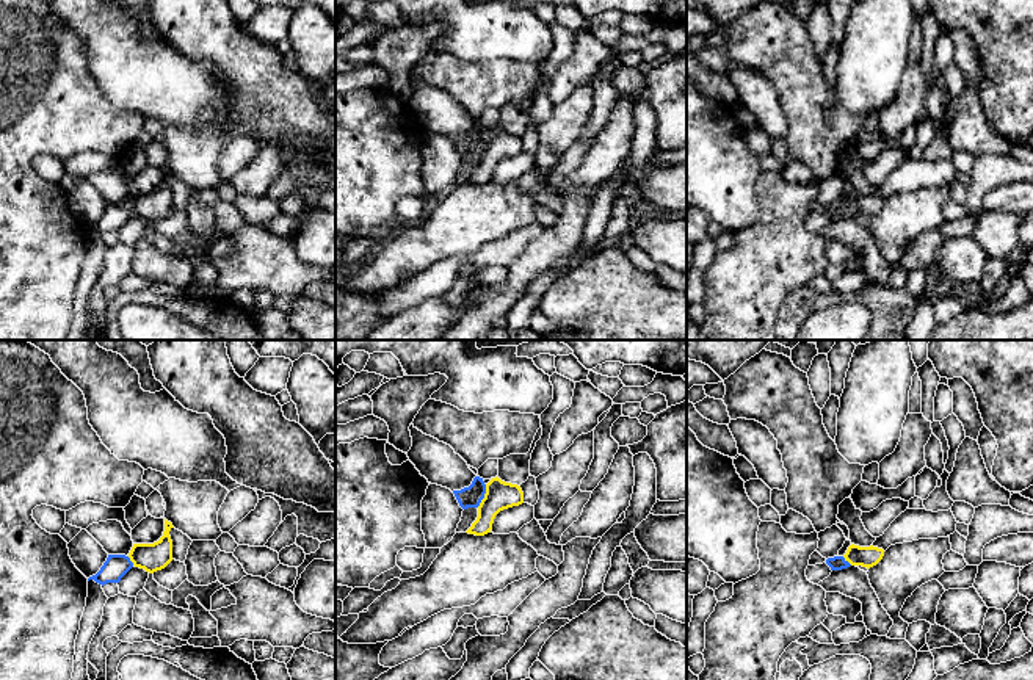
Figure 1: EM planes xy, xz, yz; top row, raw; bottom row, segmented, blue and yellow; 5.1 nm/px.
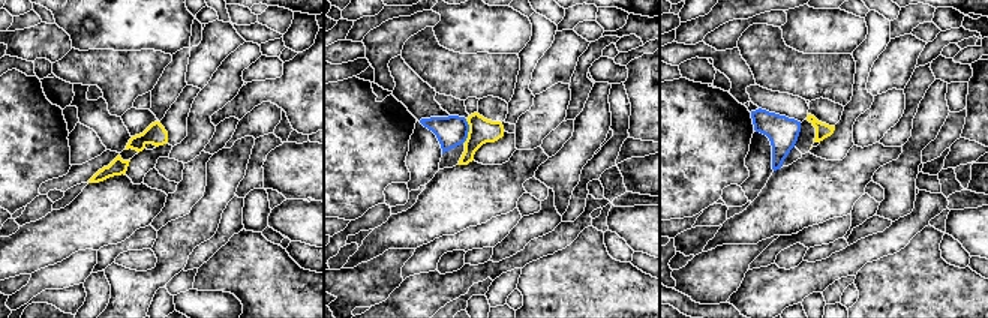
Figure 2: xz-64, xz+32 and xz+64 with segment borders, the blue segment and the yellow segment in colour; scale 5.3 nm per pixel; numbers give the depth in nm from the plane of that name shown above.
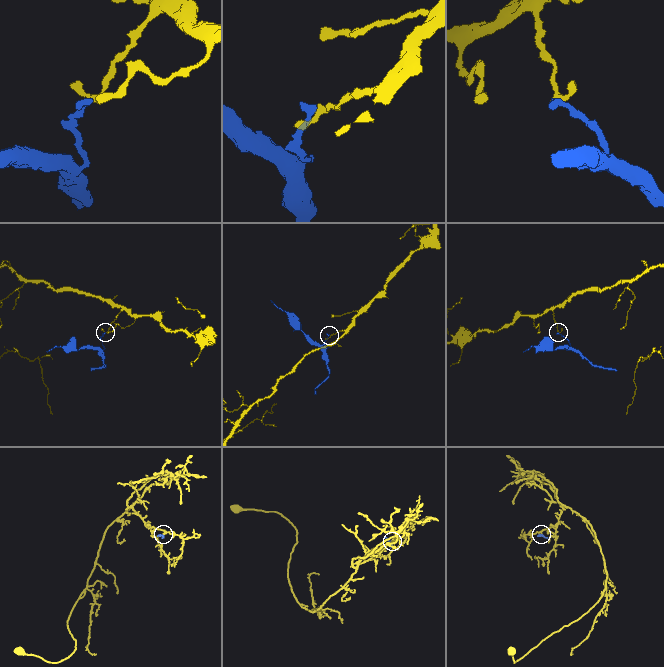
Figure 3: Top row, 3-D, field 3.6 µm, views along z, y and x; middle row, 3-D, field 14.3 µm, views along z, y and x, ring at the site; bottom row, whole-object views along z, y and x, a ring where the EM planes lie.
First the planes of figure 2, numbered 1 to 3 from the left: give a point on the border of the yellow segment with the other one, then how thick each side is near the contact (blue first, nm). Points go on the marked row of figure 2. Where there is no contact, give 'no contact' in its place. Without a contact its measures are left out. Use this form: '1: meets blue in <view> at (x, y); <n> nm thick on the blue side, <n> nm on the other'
1: no contact
2: meets blue in xz+32 at (468, 131); 170 nm thick on the blue side, 140 nm on the other
3: no contact

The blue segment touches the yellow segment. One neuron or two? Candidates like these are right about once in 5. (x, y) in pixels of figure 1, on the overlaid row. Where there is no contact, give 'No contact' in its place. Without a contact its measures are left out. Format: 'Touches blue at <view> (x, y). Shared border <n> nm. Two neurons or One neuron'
Touches blue at xz (483, 495). Shared border 130 nm. Two neurons

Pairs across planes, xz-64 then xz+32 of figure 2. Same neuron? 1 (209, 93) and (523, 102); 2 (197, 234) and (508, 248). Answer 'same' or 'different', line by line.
1: different
2: same

